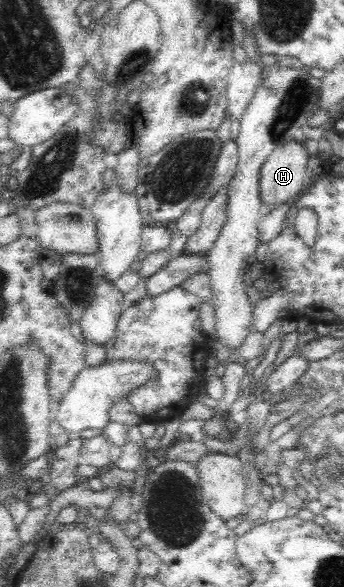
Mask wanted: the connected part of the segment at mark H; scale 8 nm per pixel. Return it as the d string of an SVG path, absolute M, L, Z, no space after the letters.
M292 140L279 146L267 159L260 173L262 203L285 203L305 186L306 173L312 168L302 142Z

